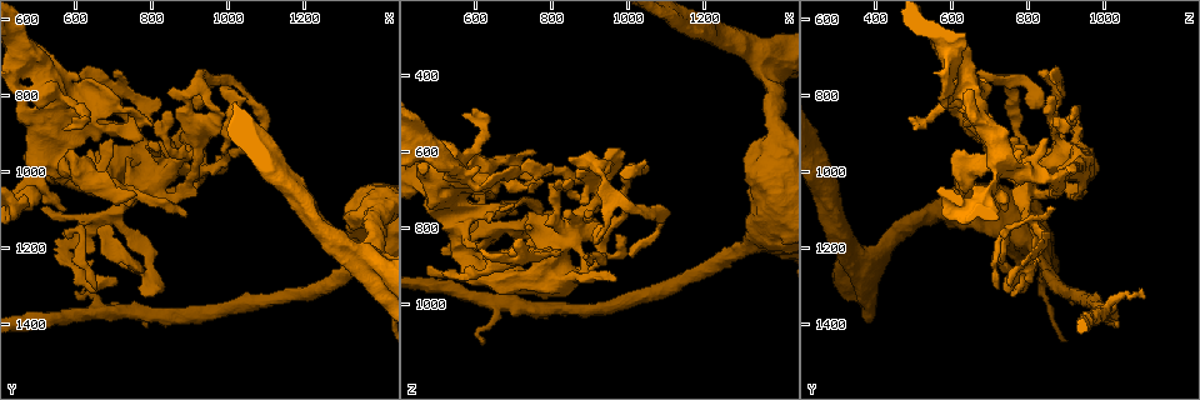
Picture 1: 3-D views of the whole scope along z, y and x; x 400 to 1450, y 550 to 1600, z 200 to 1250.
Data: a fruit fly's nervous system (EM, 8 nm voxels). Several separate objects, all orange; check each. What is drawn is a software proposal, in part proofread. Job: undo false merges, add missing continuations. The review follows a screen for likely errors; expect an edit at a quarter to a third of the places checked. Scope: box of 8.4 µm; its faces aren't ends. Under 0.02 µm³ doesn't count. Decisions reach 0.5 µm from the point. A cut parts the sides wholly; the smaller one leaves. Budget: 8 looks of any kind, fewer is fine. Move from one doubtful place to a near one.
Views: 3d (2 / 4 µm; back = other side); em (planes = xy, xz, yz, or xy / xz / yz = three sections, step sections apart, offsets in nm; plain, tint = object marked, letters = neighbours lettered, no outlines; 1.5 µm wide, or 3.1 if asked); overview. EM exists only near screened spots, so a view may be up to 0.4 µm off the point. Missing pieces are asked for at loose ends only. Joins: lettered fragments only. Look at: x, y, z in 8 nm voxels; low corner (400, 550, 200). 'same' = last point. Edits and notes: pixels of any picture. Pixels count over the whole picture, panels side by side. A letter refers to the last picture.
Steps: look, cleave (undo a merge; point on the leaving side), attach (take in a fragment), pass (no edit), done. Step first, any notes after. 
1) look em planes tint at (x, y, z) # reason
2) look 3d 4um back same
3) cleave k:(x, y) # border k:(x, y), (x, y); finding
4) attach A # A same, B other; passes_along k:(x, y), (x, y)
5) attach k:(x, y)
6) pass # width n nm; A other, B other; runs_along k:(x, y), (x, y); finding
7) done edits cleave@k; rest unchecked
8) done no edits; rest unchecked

look em planes letters at (575, 895, 500) # an open end

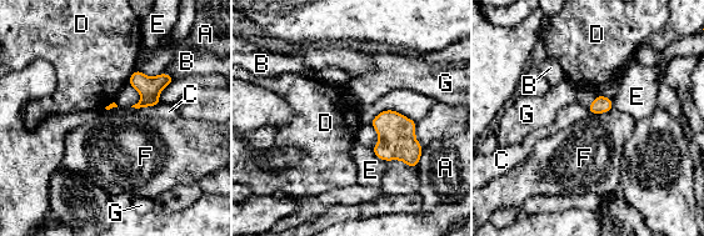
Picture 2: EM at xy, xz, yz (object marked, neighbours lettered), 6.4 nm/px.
pass # A other, B other, C other, D other, E other, F other, G other; border 2:(613, 109), (605, 113), (590, 114); no lettered fragment goes on from it

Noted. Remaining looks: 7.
look 3d 2um at (470, 695, 590) # a narrow waist

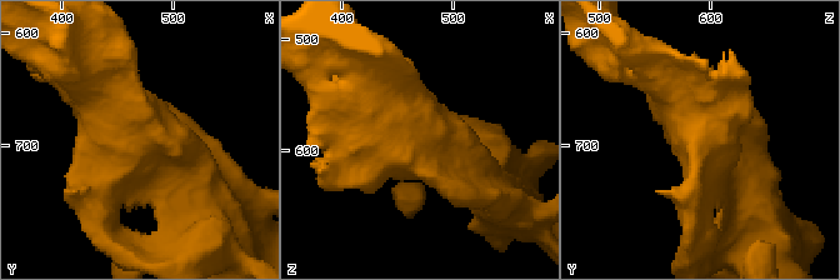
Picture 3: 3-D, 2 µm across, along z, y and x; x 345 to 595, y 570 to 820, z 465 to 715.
look em planes letters at (468, 692, 594)

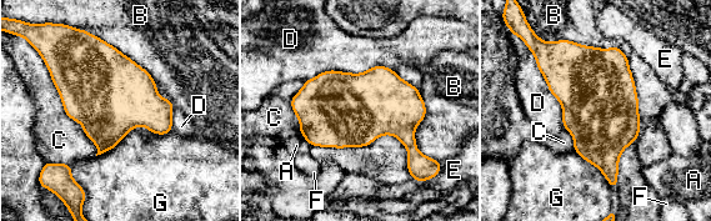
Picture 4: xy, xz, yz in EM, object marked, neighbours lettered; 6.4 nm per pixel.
pass # A other, B other, C other, D other, E other, F other, G other; border 4:(574, 149), (591, 162), (610, 185); one cell here

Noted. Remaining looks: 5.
look 3d 2um back at (555, 1015, 830) # arms part here

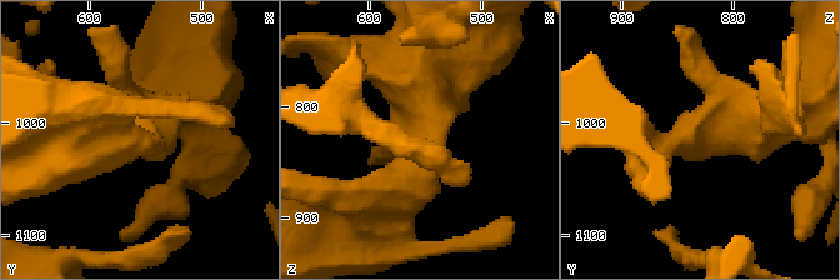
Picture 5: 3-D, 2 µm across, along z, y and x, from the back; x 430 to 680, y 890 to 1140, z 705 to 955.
look em planes letters at (554, 1010, 828) # now the EM

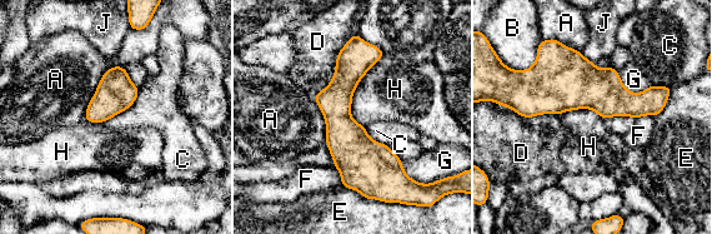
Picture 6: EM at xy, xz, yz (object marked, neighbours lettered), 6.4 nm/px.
pass # longest_contact D 480 nm; A other, B other, C other, D other, E other, F other, G other, H other, J other; border 6:(385, 55), (352, 95), (365, 127); one cell here

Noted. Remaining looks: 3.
done no edits; rest unchecked

